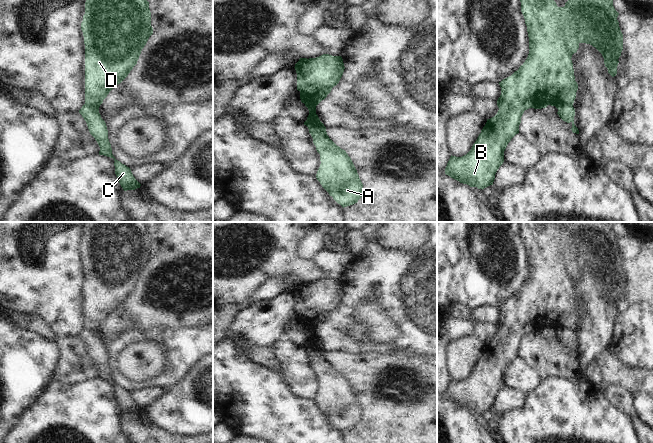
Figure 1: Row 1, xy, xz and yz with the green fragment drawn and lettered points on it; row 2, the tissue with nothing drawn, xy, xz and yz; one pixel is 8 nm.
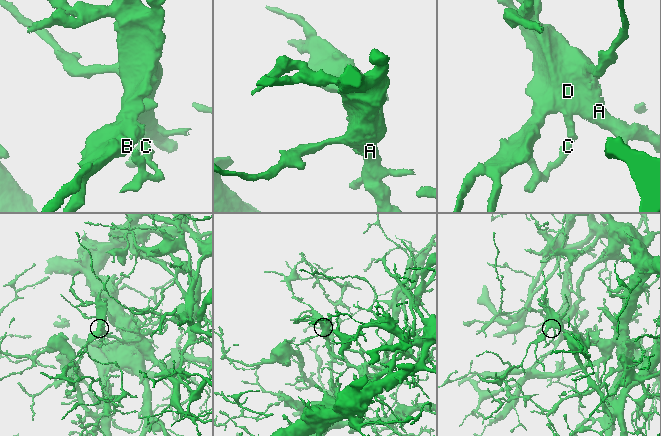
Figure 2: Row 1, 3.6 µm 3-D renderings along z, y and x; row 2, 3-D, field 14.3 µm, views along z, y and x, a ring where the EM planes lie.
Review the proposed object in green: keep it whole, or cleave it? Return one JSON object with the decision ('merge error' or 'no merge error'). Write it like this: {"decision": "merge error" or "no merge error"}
{"decision": "merge error"}

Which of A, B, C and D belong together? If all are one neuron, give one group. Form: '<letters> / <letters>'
A B D / C

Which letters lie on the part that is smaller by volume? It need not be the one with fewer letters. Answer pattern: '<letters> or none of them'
C

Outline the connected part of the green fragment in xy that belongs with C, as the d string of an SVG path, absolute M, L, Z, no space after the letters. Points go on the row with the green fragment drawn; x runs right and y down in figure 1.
M84 104L79 110L87 123L90 134L97 141L100 151L99 155L104 155L114 159L115 174L124 191L140 188L141 184L133 176L131 169L120 161L116 160L112 154L111 144L108 139L108 130L105 121L101 118L99 108Z

